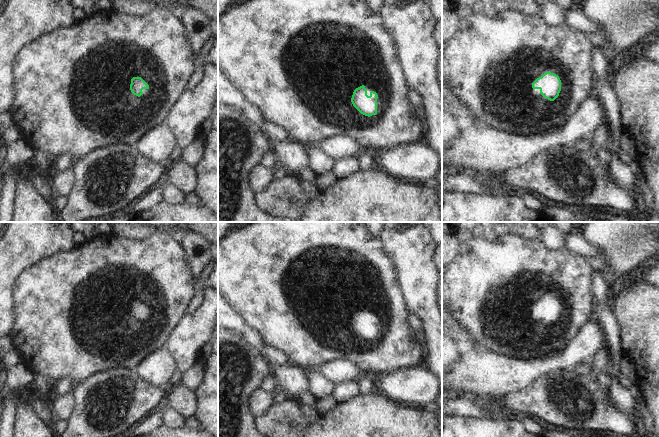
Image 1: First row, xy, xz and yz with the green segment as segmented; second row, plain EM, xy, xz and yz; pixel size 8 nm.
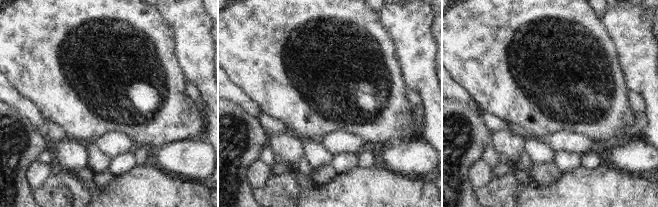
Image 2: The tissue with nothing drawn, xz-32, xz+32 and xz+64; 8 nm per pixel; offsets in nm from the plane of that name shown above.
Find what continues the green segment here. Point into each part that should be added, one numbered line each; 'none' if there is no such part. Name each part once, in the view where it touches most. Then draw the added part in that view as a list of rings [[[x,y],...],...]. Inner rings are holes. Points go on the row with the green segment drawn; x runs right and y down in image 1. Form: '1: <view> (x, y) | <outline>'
1: xz (299, 61) | [[[248,0],[218,17],[218,70],[250,103],[259,108],[265,121],[281,126],[291,139],[302,145],[317,145],[324,139],[336,136],[349,137],[366,151],[384,151],[398,145],[423,143],[423,111],[408,98],[410,89],[397,58],[397,46],[384,25],[381,14],[369,10],[365,0]],[[362,85],[365,86],[368,96],[371,91],[378,95],[376,115],[368,117],[361,114],[351,102],[354,90]]]

